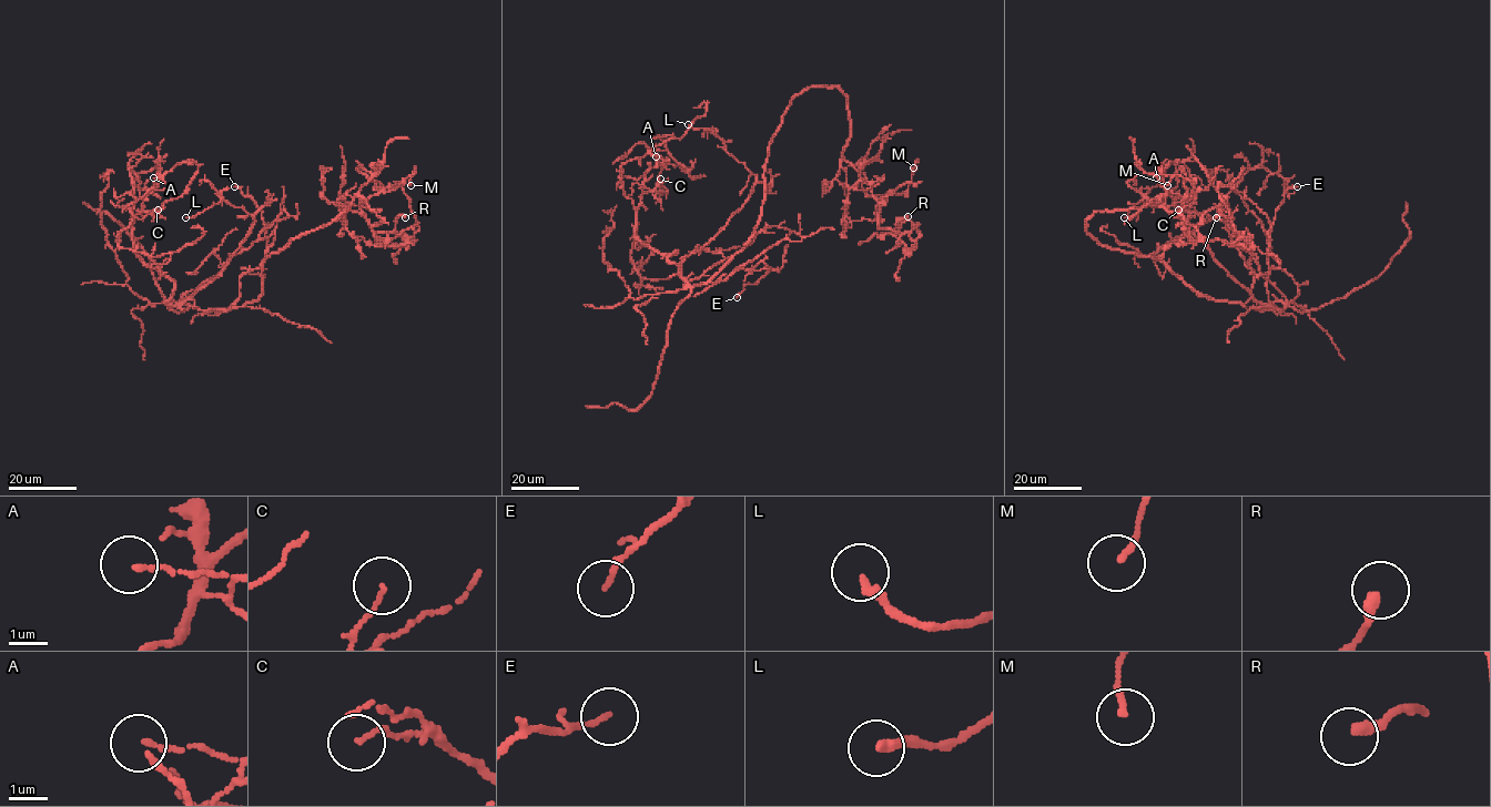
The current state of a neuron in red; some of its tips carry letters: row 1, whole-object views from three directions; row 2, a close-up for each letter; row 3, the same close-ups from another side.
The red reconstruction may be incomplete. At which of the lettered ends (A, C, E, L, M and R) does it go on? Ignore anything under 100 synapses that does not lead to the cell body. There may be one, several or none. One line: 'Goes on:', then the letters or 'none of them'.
Goes on: none of them

